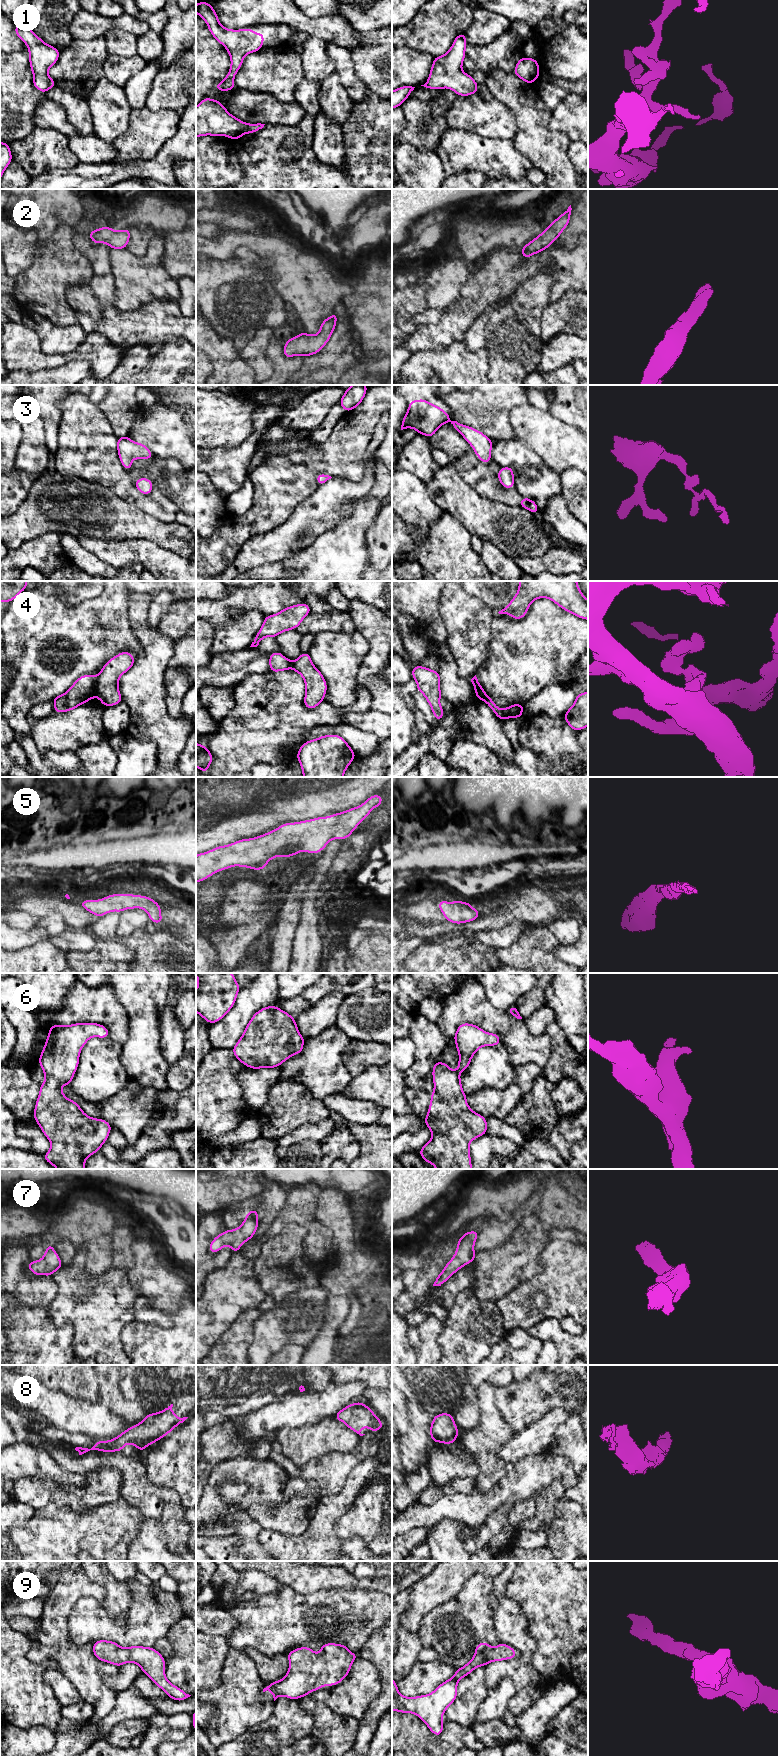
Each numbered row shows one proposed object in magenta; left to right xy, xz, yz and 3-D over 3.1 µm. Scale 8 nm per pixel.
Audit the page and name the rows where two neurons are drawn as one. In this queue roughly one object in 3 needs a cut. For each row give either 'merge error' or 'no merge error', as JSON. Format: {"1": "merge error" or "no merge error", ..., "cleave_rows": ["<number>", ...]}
{"1": "no merge error", "2": "no merge error", "3": "no merge error", "4": "merge error", "5": "no merge error", "6": "no merge error", "7": "no merge error", "8": "no merge error", "9": "no merge error", "cleave_rows": ["4"]}

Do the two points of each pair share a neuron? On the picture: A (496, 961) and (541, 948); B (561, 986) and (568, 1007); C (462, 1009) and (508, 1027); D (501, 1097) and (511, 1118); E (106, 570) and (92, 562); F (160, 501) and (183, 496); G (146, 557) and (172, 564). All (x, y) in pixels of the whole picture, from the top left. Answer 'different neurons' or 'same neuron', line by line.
A: same neuron
B: same neuron
C: same neuron
D: different neurons
E: same neuron
F: different neurons
G: same neuron

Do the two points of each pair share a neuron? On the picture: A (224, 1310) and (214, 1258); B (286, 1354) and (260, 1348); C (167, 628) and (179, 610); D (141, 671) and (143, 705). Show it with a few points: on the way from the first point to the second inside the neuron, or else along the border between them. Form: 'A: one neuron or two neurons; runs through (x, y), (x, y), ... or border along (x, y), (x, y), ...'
A: two neurons; border along (233, 1253), (221, 1267), (215, 1268), (206, 1277)
B: two neurons; border along (299, 1343), (286, 1344), (273, 1354)
C: one neuron; runs through (171, 624), (179, 614)
D: one neuron; runs through (143, 679), (143, 697)

